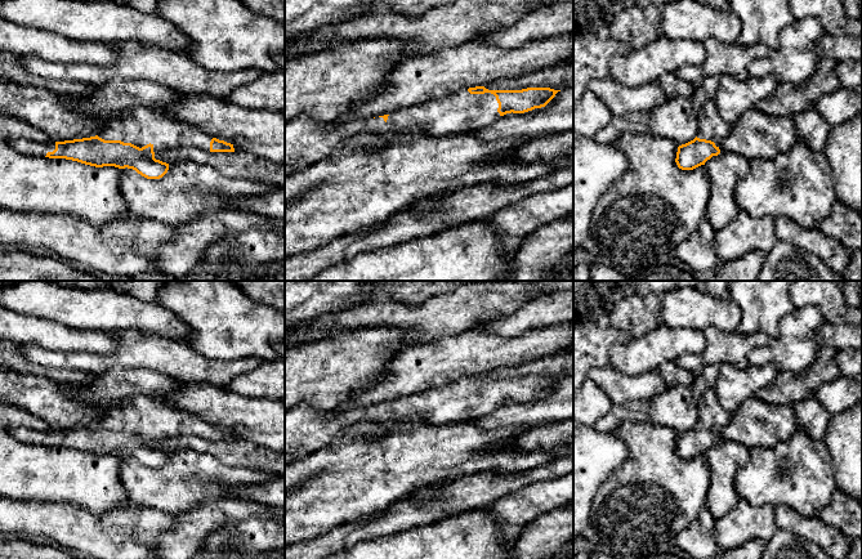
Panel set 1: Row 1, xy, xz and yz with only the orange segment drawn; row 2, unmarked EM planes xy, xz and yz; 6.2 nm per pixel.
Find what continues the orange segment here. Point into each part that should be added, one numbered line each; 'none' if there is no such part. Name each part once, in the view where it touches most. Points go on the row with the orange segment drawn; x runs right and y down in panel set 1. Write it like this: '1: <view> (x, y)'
1: xy (139, 126)

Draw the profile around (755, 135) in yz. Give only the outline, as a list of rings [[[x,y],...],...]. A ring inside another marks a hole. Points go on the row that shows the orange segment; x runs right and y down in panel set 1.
[[[756,107],[747,109],[719,142],[720,152],[771,160],[787,152],[800,137],[792,116],[771,116]]]

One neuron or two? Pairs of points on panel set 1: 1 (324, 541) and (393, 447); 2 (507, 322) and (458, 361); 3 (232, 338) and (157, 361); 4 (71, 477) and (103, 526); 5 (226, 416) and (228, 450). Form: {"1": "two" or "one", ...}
{"1": "two", "2": "two", "3": "two", "4": "two", "5": "two"}

